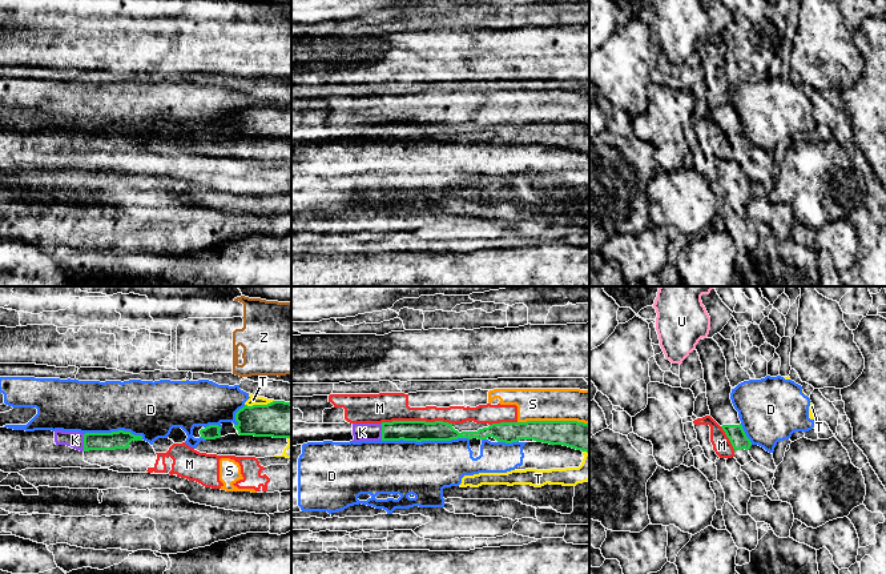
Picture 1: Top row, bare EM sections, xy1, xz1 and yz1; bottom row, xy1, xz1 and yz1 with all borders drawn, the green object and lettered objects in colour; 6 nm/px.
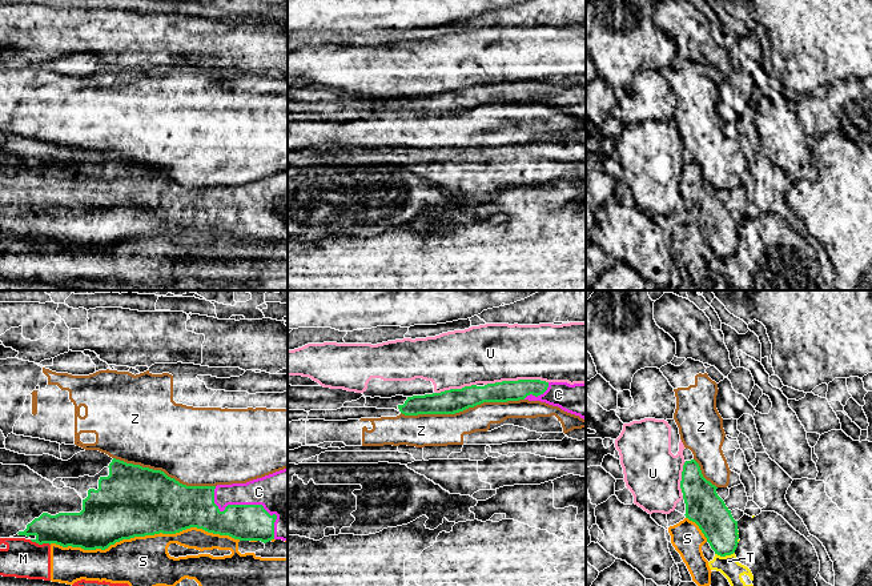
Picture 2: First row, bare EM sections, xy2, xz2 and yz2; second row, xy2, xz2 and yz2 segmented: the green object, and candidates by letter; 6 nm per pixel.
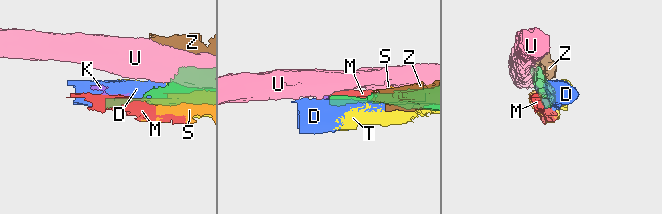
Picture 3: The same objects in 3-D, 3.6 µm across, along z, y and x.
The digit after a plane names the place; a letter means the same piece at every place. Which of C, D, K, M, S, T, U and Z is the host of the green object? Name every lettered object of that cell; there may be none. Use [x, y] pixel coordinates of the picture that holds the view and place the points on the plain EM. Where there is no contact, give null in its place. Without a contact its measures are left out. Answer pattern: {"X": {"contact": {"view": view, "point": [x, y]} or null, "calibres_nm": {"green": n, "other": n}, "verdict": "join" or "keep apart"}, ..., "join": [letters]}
{"C": {"contact": {"view": "xy2", "point": [248, 207]}, "calibres_nm": {"green": 220, "other": 280}, "verdict": "join"}, "D": {"contact": {"view": "xz1", "point": [425, 141]}, "calibres_nm": {"green": 130, "other": 340}, "verdict": "keep apart"}, "K": {"contact": {"view": "xy1", "point": [84, 144]}, "calibres_nm": {"green": 110, "other": 100}, "verdict": "join"}, "M": {"contact": {"view": "xz1", "point": [417, 123]}, "calibres_nm": {"green": 130, "other": 180}, "verdict": "keep apart"}, "S": {"contact": {"view": "xy2", "point": [144, 237]}, "calibres_nm": {"green": 440, "other": 320}, "verdict": "keep apart"}, "T": {"contact": {"view": "xy1", "point": [258, 107]}, "calibres_nm": {"green": 220, "other": 60}, "verdict": "keep apart"}, "U": {"contact": {"view": "xz2", "point": [515, 83]}, "calibres_nm": {"green": 130, "other": 360}, "verdict": "keep apart"}, "Z": {"contact": {"view": "xz2", "point": [462, 112]}, "calibres_nm": {"green": 150, "other": 190}, "verdict": "keep apart"}, "join": ["C", "K"]}

